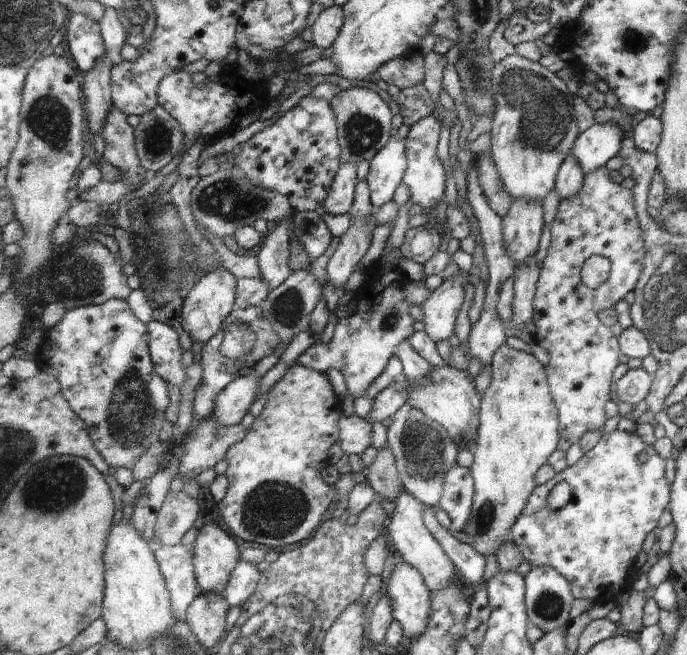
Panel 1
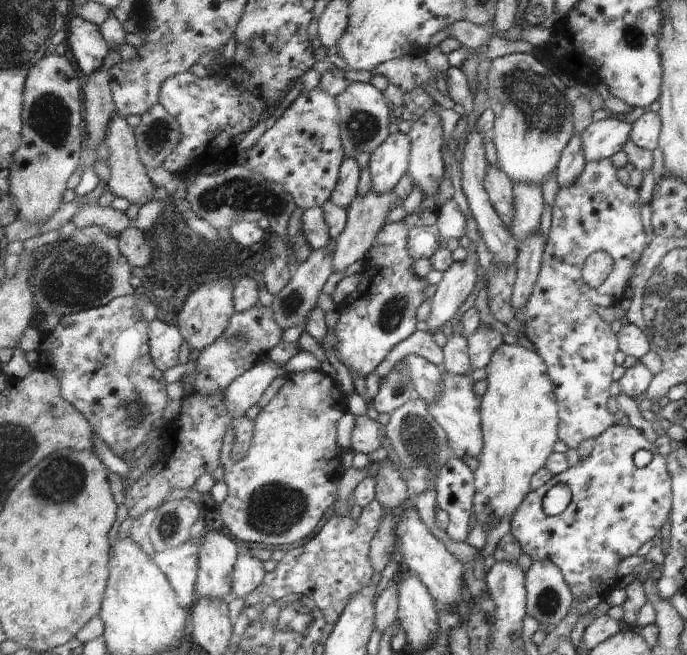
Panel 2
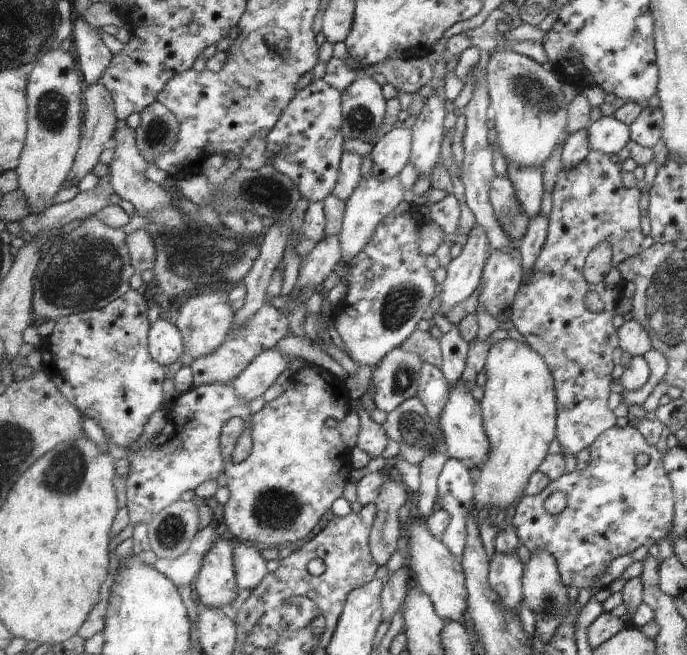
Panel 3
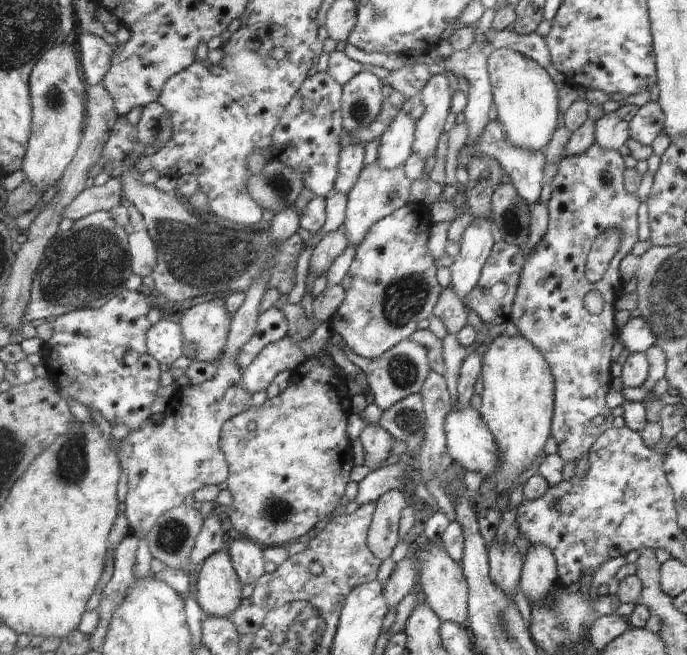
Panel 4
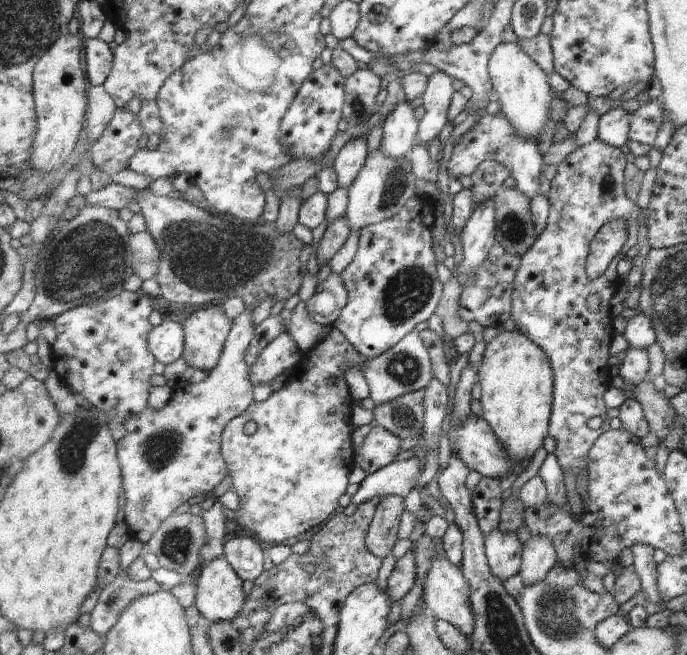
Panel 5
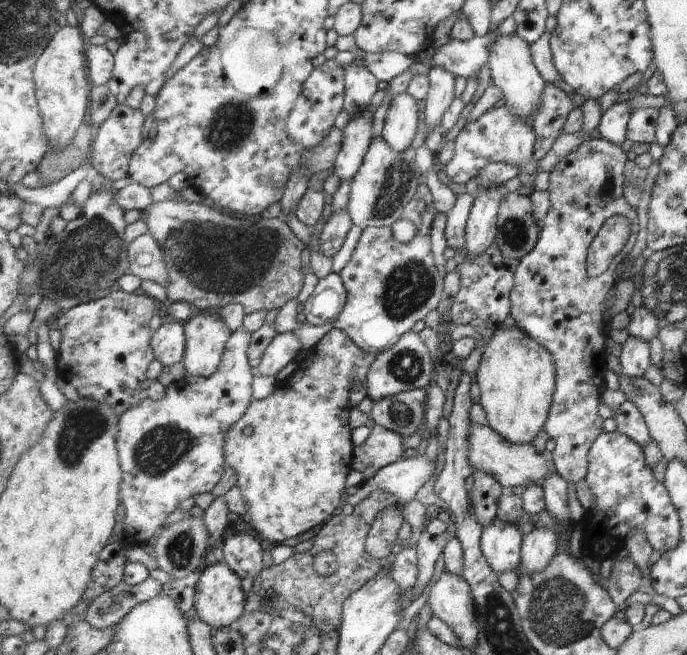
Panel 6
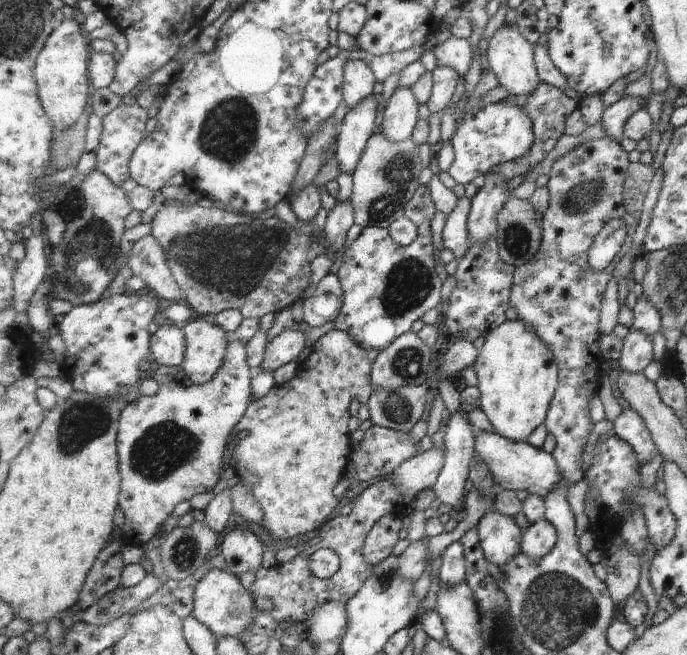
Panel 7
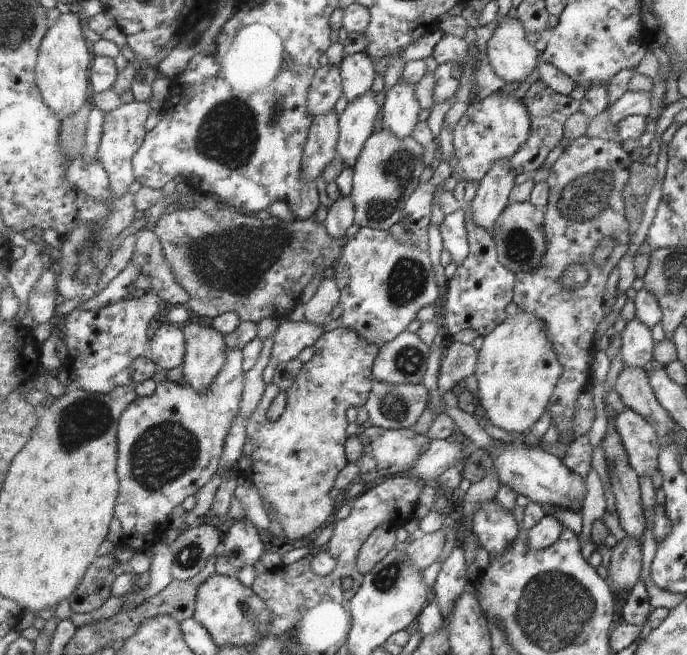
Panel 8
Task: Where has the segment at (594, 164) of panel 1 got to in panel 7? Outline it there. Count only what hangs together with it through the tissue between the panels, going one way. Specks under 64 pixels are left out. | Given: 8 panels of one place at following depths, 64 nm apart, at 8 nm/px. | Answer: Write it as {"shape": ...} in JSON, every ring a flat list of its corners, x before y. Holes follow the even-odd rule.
{"shape":[[628,95,606,108,602,123,609,138,616,140,617,142,621,142,621,140,625,138,625,123,637,111,640,111,641,109,646,110,646,106,643,105,643,97,645,96,636,97]]}

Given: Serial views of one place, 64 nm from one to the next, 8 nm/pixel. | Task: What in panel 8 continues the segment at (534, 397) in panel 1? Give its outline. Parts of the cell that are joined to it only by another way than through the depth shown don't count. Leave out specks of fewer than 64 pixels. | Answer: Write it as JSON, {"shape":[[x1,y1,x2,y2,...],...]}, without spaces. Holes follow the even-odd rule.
{"shape":[[520,311,486,337,478,351,478,398,490,423,513,434,527,432,549,406,564,368,541,318]]}

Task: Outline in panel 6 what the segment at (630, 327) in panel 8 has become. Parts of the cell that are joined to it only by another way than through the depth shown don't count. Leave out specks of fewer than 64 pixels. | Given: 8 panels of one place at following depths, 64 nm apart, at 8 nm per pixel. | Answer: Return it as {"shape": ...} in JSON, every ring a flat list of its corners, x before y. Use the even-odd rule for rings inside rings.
{"shape":[[629,336,622,345,620,356,622,371,633,378,645,377,651,366,651,346,649,341]]}

